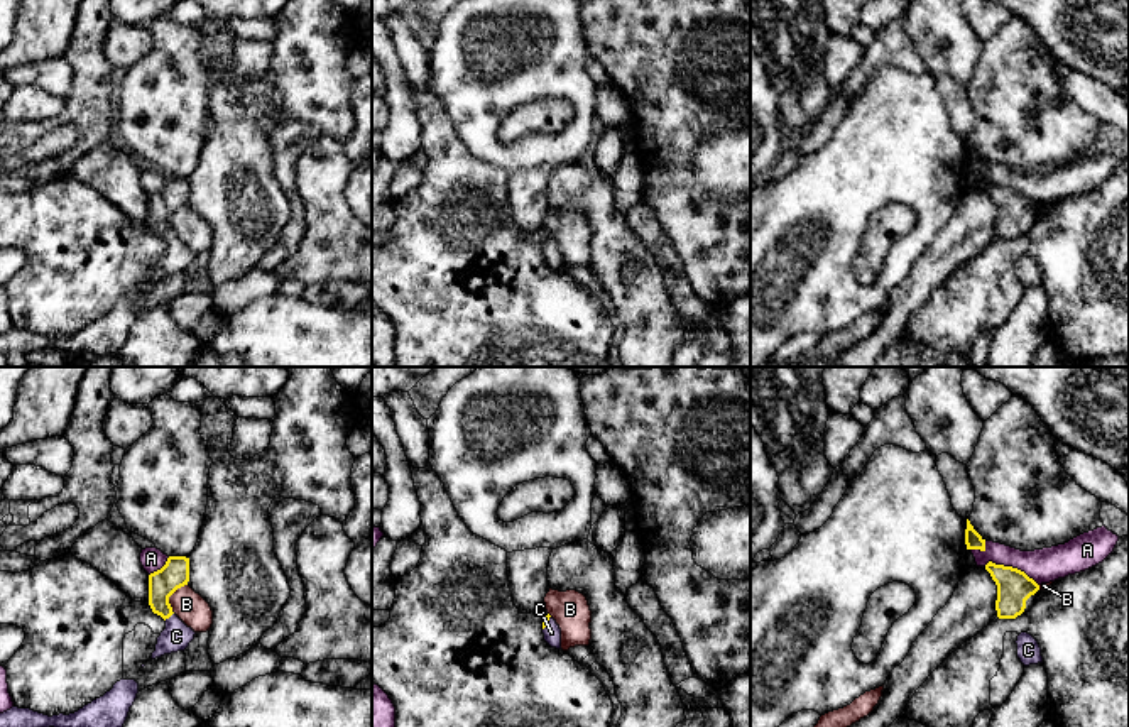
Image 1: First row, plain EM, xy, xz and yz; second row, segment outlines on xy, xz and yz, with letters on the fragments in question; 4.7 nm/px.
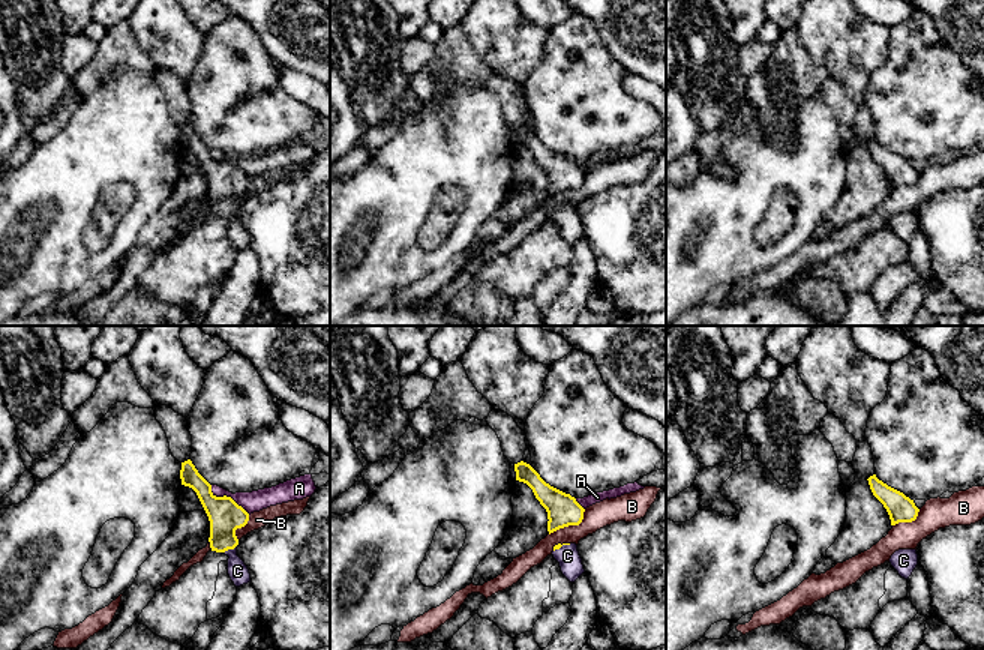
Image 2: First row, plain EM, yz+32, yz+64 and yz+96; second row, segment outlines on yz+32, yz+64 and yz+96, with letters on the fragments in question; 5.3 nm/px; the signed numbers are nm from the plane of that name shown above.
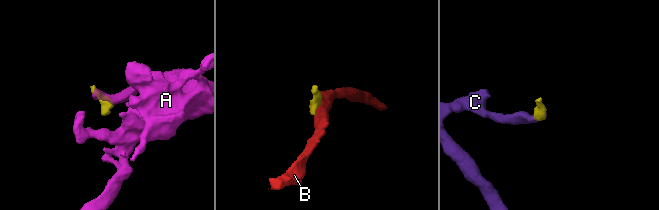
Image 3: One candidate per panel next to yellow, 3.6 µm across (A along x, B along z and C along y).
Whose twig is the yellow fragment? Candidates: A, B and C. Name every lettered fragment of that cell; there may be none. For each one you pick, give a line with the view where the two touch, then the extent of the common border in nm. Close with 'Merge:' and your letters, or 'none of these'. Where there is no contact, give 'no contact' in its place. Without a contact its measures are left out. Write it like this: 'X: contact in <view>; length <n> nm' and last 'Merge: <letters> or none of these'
C: contact in xy; length 60 nm
Merge: C

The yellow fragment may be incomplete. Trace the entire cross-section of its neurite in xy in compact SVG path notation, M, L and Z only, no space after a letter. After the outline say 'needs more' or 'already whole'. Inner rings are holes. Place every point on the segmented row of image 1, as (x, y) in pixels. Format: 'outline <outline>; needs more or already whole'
outline M169 556L161 570L149 575L149 605L154 614L166 620L166 629L157 637L152 659L184 651L194 639L196 632L172 612L169 604L169 597L188 582L189 558L186 556Z; needs more

